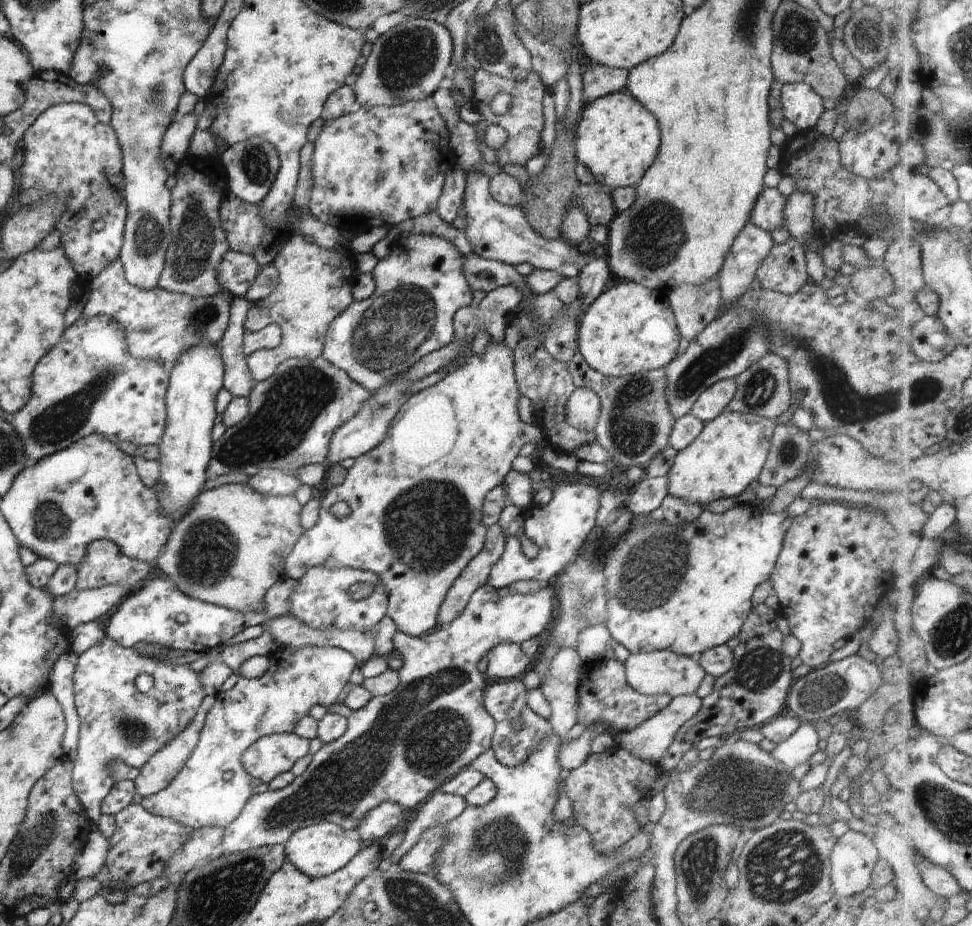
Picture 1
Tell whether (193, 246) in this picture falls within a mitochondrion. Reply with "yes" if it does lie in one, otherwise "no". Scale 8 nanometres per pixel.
yes

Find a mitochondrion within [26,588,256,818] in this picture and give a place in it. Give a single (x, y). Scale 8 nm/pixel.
(135, 731)

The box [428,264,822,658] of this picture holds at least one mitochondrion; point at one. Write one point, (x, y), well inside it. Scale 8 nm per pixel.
(650, 577)

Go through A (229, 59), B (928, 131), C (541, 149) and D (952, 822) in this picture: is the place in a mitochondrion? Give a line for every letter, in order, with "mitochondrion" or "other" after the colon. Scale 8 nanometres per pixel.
A: other
B: mitochondrion
C: other
D: mitochondrion

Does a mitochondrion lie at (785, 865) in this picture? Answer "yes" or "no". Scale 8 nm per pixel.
yes

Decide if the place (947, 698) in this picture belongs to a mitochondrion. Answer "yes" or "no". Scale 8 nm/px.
no

